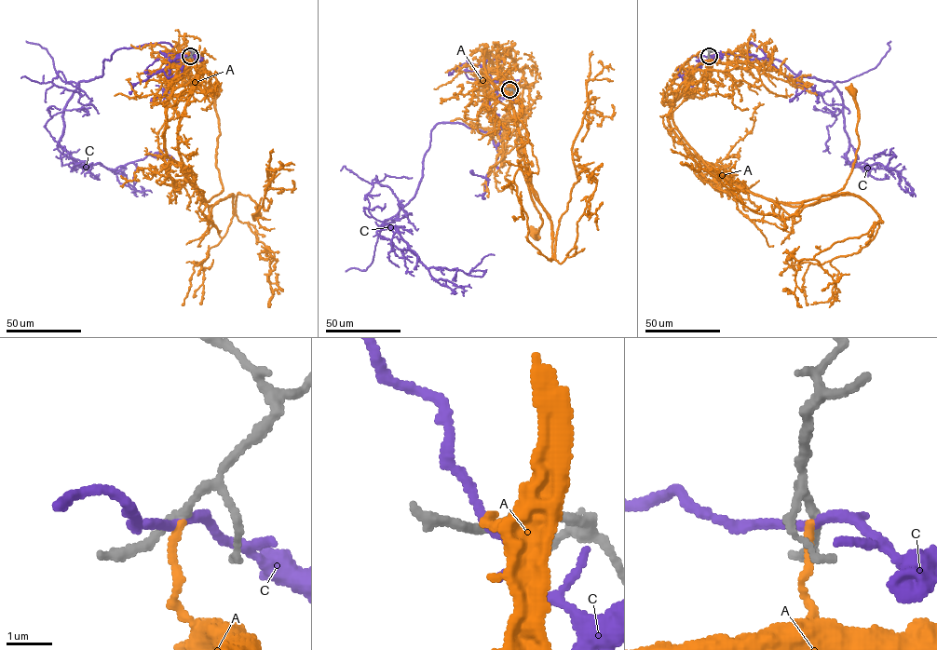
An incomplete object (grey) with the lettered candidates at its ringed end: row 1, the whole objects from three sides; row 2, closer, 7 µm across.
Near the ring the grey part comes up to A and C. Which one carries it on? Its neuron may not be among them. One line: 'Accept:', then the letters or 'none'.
Accept: A

